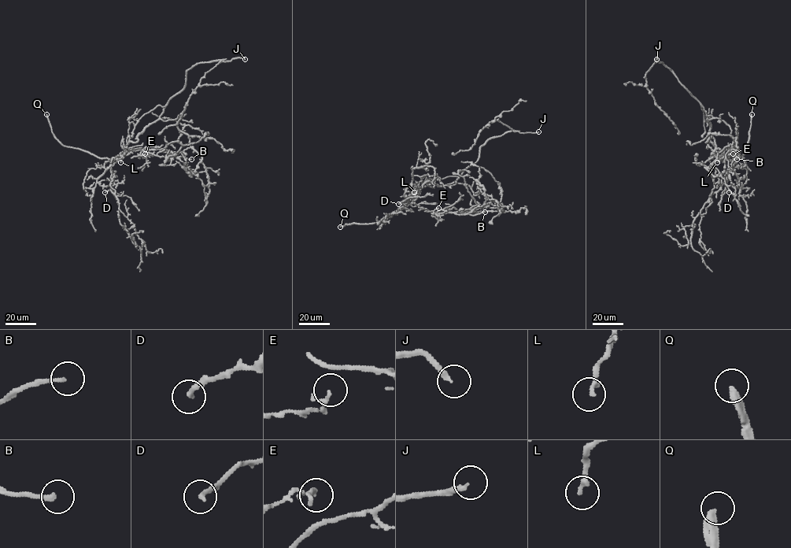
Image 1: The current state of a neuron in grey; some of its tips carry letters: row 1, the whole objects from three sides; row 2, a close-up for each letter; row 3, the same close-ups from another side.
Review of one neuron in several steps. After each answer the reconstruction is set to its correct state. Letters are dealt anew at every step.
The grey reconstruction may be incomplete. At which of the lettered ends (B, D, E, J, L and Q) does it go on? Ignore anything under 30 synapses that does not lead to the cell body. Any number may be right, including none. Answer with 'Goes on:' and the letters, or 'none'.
Goes on: J, L, Q

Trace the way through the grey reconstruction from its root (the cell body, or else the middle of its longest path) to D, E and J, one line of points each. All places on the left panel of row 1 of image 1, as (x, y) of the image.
D: (153, 123), (138, 135), (136, 142), (129, 142), (123, 146), (123, 153), (112, 162), (111, 188), (105, 192)
E: (153, 123), (138, 135), (136, 142), (129, 142), (120, 155), (138, 149), (142, 150), (139, 155), (145, 153)
J: (153, 123), (168, 101), (183, 88), (186, 72), (195, 64), (238, 57), (245, 59)

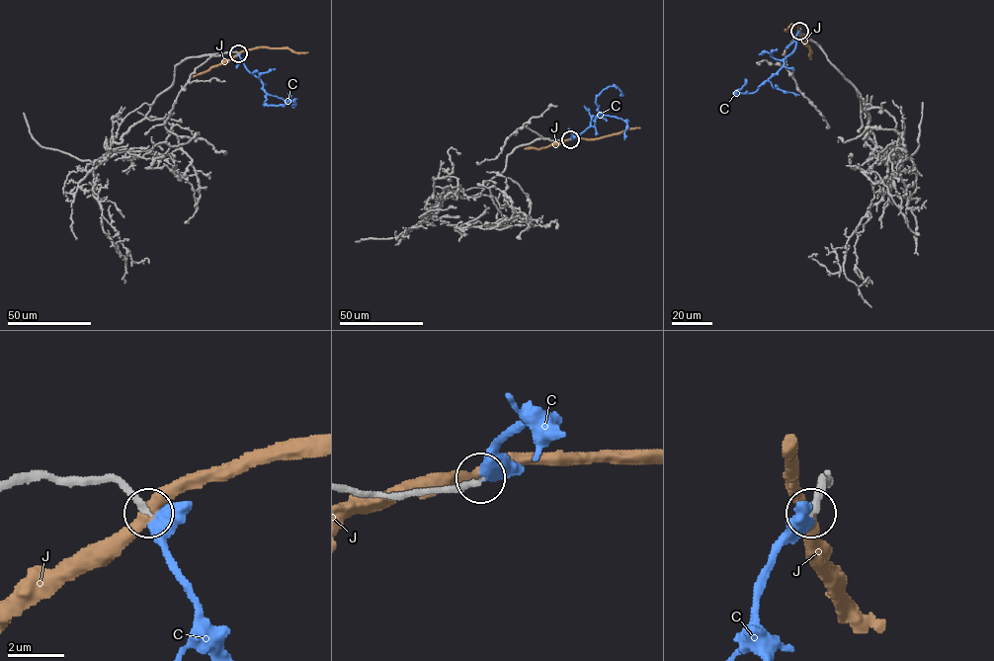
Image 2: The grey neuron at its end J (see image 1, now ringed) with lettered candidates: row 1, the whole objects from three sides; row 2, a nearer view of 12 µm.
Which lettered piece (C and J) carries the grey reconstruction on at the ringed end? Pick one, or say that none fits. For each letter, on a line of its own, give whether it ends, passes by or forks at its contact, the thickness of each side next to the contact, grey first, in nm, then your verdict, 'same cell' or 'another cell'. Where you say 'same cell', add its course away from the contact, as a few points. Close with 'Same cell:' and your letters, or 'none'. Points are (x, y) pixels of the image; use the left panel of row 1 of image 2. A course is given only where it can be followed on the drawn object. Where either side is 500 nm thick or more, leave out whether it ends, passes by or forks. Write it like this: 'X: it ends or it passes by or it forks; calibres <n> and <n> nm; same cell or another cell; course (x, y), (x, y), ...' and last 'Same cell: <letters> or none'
C: calibres 240 and 600 nm; same cell; course (238, 53), (245, 67), (261, 80), (267, 94), (264, 105), (284, 105), (289, 100), (288, 94)
J: it passes by; calibres 280 and 400 nm; another cell
Same cell: C

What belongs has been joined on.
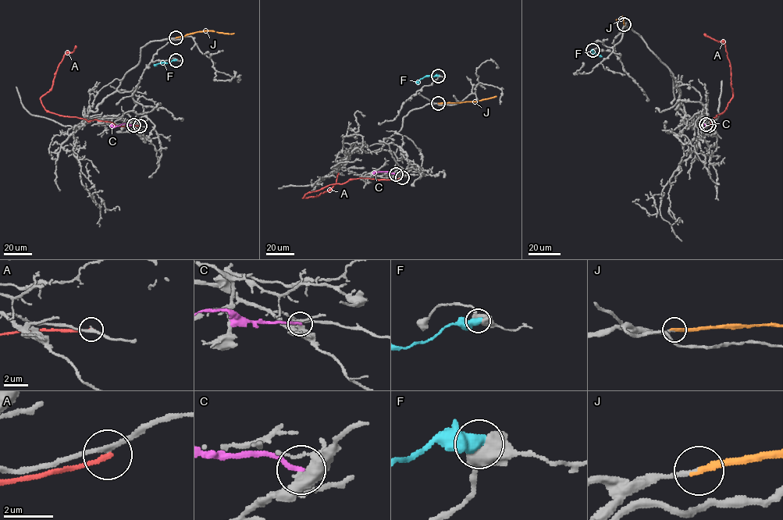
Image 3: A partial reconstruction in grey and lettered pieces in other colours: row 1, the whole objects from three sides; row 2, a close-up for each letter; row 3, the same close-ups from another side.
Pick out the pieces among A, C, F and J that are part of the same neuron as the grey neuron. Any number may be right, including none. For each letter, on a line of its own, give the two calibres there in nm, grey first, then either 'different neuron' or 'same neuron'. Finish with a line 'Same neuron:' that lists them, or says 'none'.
A: calibres 190 and 200 nm; different neuron
C: calibres 320 and 220 nm; different neuron
F: calibres 440 and 600 nm; different neuron
J: calibres 180 and 280 nm; same neuron
Same neuron: J

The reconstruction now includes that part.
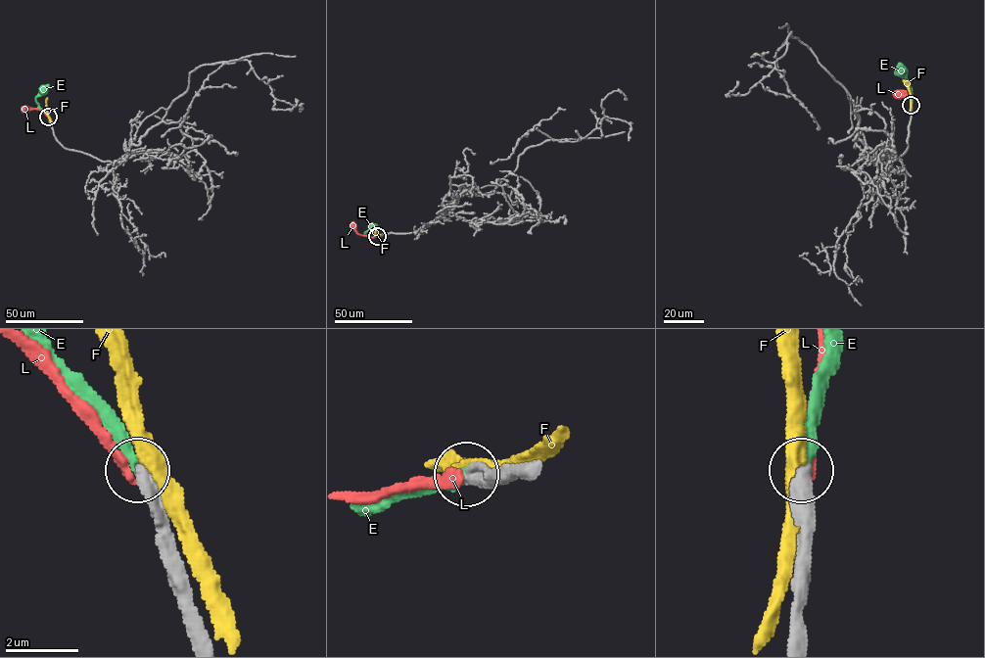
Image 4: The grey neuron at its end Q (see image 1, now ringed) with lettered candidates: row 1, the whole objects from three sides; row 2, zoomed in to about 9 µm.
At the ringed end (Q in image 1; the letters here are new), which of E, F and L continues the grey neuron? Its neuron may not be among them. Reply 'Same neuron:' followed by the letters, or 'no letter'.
Same neuron: E

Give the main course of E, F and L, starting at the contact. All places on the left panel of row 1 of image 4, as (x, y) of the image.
E: (48, 117), (35, 100), (43, 90)
F: (49, 117), (47, 97)
L: (48, 117), (42, 111), (23, 109)

